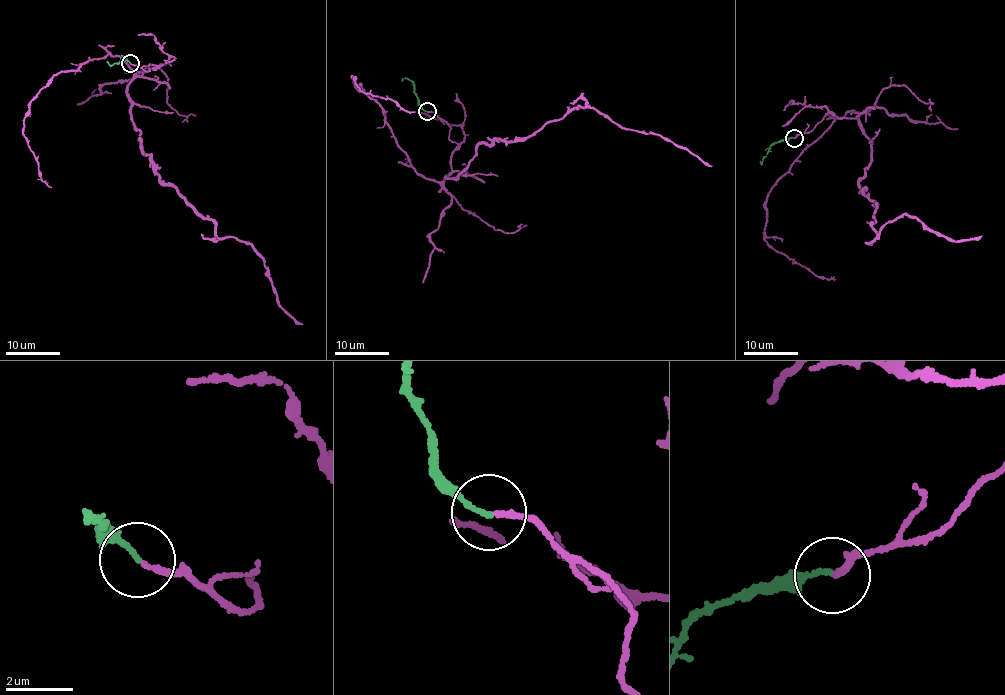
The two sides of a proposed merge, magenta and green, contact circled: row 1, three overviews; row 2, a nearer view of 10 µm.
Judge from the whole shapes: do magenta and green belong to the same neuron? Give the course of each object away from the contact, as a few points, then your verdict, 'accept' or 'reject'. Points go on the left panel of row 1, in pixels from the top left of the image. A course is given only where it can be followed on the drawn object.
magenta via (131, 64), (158, 66), (128, 88), (161, 180), (219, 238), (253, 245), (302, 324) | green via (129, 63), (124, 56), (111, 65), (107, 61) | accept

